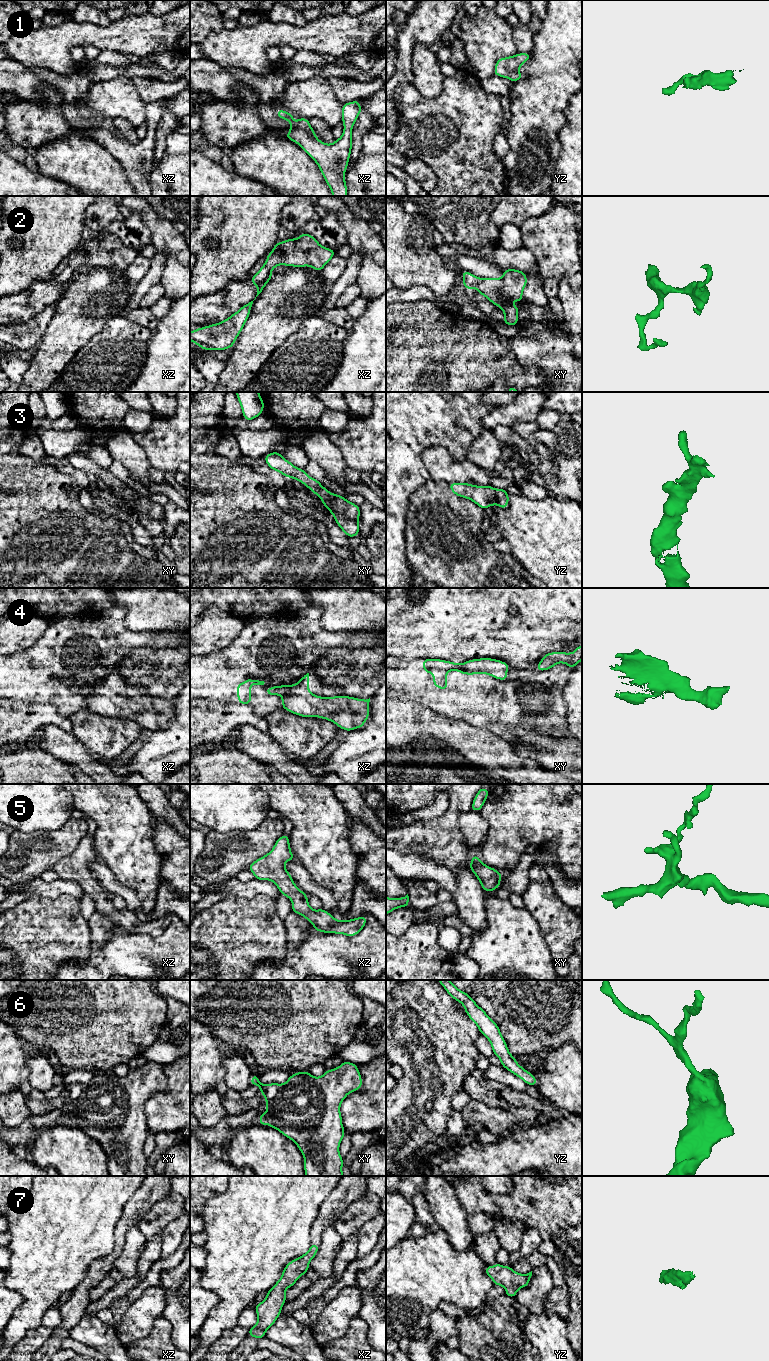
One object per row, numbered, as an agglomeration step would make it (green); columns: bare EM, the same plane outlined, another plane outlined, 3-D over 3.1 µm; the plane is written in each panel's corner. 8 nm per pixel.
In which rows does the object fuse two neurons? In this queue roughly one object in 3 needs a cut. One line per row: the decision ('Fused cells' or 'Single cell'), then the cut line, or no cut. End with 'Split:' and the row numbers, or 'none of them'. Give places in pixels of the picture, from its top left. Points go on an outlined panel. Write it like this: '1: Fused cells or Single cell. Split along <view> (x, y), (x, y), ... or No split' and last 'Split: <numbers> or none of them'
1: Single cell. No split
2: Single cell. No split
3: Single cell. No split
4: Fused cells. Split along xy (458, 665), (466, 672), (477, 673)
5: Single cell. No split
6: Single cell. No split
7: Single cell. No split
Split: 4

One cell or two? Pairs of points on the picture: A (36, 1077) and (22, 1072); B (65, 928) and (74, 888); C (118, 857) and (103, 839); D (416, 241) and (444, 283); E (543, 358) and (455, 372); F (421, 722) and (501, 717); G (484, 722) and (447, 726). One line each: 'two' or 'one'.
A: two
B: two
C: one
D: one
E: two
F: two
G: two

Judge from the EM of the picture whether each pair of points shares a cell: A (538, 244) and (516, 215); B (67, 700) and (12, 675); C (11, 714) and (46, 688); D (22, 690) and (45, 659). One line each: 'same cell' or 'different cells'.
A: different cells
B: same cell
C: different cells
D: same cell

